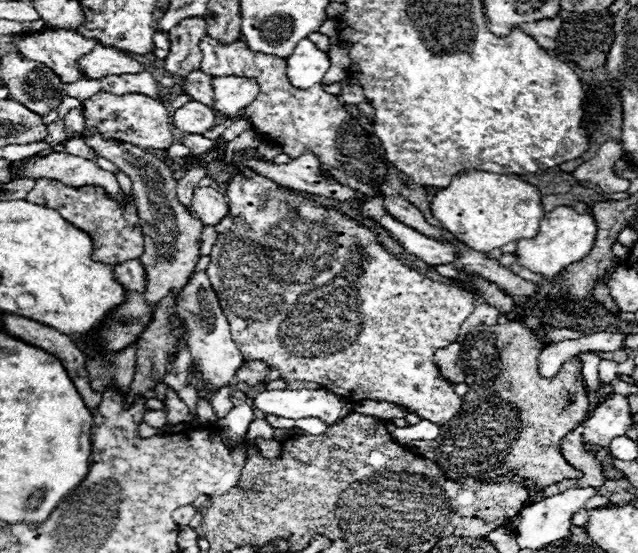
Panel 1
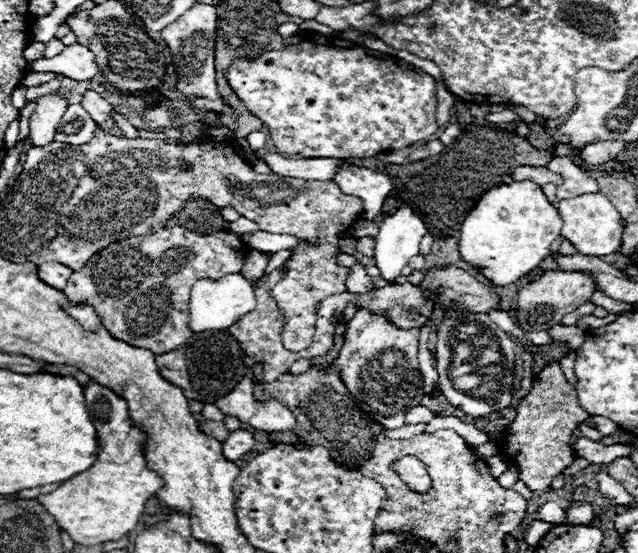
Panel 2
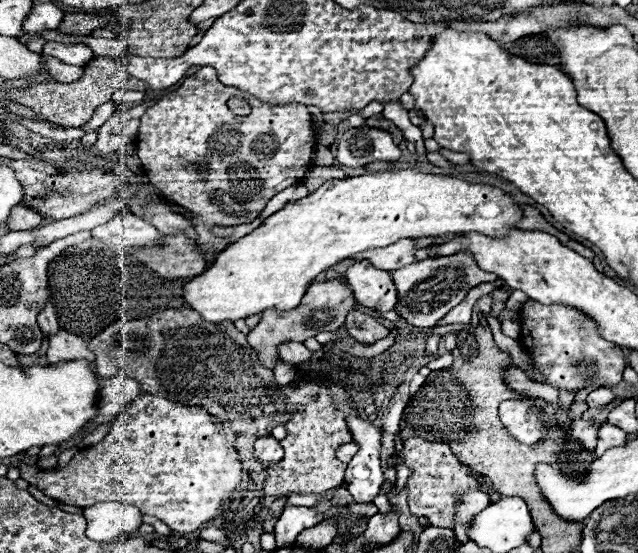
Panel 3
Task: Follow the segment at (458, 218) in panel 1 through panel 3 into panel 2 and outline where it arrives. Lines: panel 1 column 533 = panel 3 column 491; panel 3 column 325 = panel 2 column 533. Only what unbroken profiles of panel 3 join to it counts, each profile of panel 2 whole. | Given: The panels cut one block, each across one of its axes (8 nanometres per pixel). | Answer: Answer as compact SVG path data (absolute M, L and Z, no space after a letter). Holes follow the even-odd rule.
M530 180L512 182L492 188L480 198L460 226L458 250L462 260L494 286L510 286L536 270L540 262L552 254L550 246L560 236L560 230L562 218L546 200L542 188Z

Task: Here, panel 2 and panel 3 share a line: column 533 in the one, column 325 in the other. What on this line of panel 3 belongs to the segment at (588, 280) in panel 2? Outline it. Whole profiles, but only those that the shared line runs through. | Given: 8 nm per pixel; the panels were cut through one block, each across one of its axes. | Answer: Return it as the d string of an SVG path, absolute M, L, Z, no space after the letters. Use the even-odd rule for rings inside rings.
M330 280L330 282L312 282L300 302L300 306L288 310L288 312L276 312L268 310L262 314L262 320L248 332L248 344L258 352L258 358L264 366L274 368L278 360L278 346L282 342L304 342L306 338L312 338L324 330L338 330L344 324L344 318L348 310L356 308L356 300L352 296L352 290L342 284L342 280Z

